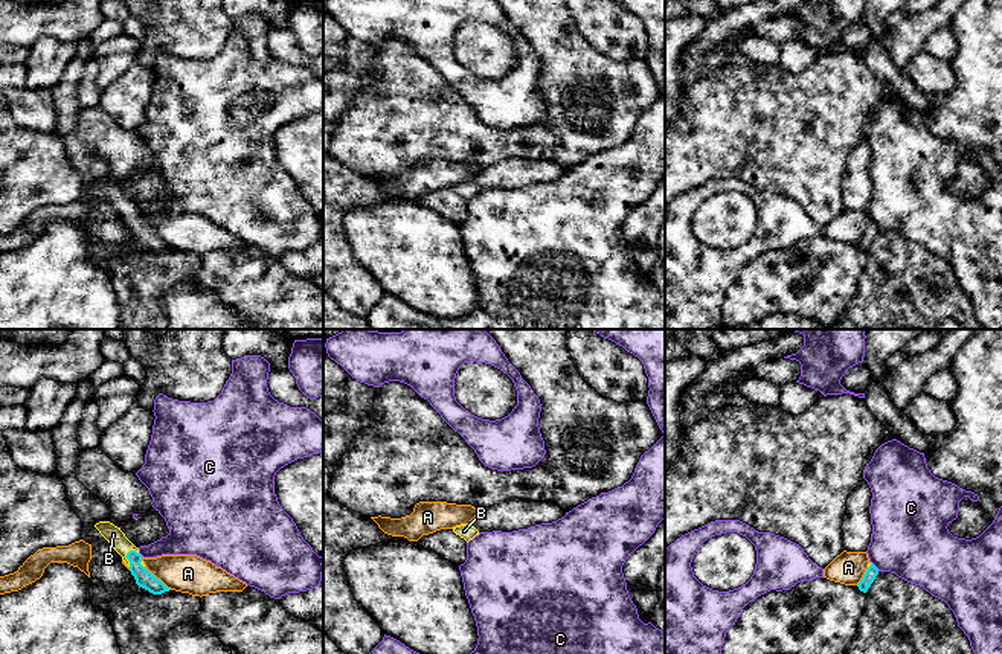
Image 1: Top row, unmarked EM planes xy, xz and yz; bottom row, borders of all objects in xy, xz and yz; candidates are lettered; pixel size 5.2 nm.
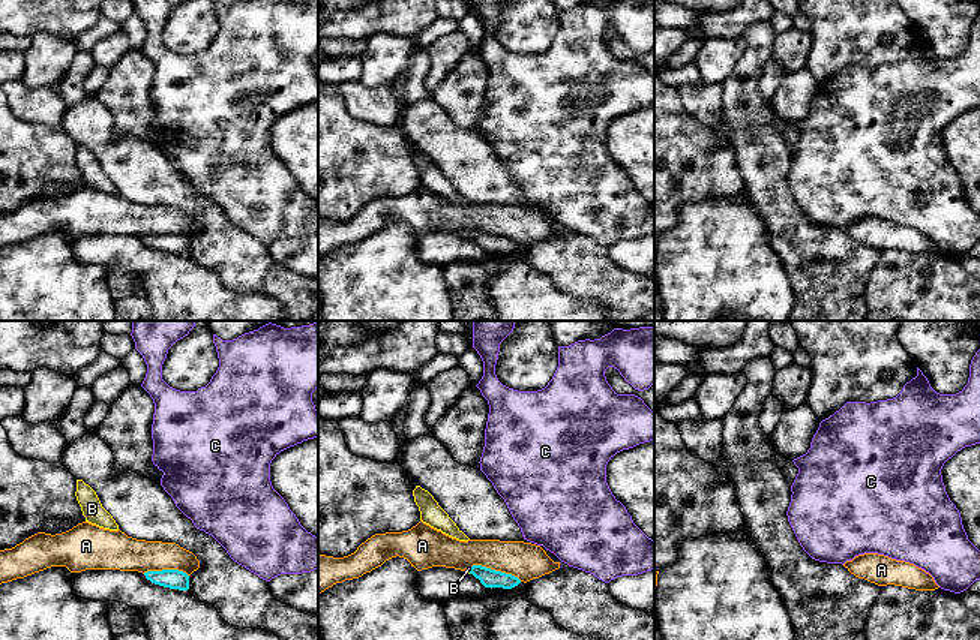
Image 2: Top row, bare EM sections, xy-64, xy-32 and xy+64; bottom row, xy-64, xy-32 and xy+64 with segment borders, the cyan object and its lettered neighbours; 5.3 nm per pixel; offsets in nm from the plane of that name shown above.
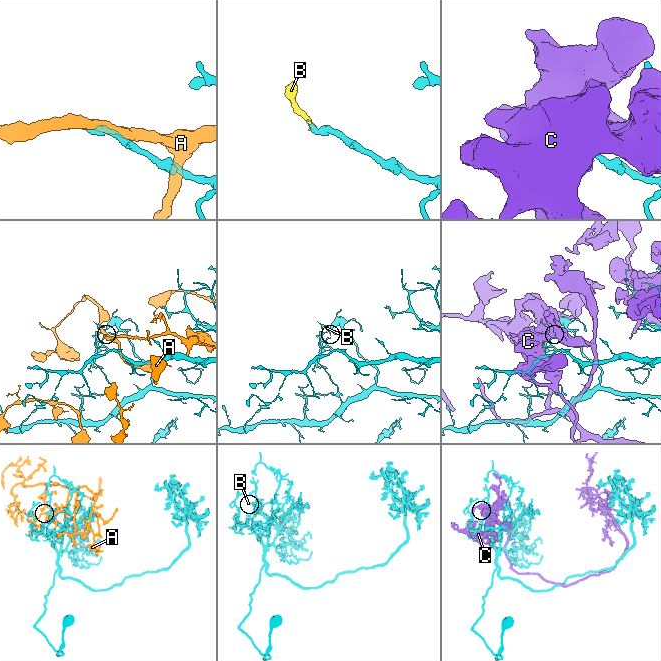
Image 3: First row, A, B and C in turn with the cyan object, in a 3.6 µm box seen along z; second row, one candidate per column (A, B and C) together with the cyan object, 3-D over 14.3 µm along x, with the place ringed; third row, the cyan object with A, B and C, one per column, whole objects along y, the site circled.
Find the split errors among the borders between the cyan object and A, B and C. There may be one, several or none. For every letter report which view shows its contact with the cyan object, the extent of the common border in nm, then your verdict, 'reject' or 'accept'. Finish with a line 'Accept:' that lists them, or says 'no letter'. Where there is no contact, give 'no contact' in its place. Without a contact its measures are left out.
A: contact in xy; length 190 nm; reject
B: contact in xy; length 100 nm; accept
C: contact in yz; length 70 nm; reject
Accept: B

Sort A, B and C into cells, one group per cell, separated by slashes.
A / B / C

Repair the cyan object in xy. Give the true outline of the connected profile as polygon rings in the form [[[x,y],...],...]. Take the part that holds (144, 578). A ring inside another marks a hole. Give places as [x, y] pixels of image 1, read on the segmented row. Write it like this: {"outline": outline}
{"outline": [[[99,521],[95,524],[95,527],[122,556],[139,587],[148,590],[153,595],[162,595],[171,590],[151,572],[146,570],[139,549],[125,537],[120,527],[114,526],[110,521]]]}

